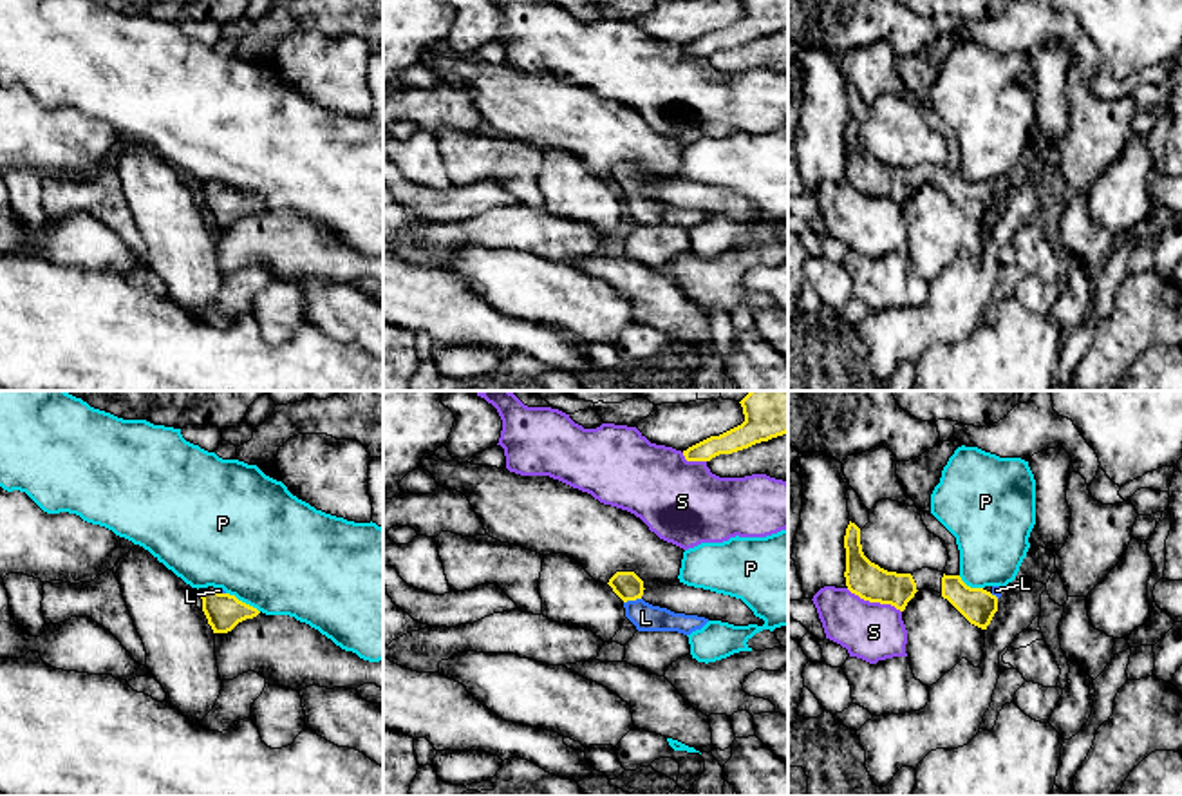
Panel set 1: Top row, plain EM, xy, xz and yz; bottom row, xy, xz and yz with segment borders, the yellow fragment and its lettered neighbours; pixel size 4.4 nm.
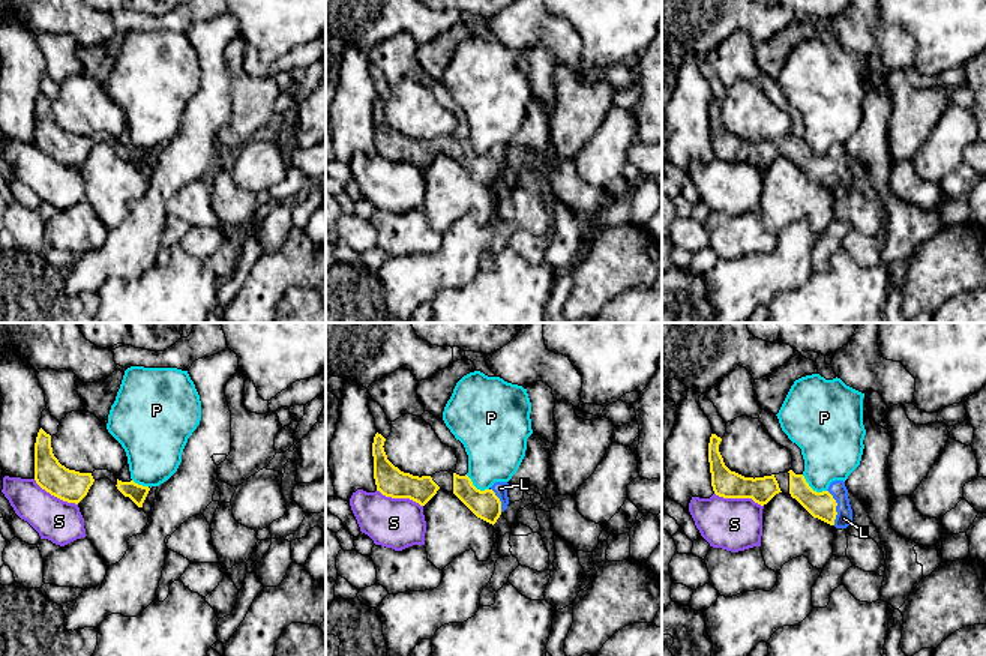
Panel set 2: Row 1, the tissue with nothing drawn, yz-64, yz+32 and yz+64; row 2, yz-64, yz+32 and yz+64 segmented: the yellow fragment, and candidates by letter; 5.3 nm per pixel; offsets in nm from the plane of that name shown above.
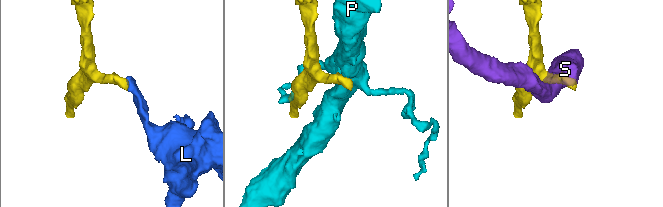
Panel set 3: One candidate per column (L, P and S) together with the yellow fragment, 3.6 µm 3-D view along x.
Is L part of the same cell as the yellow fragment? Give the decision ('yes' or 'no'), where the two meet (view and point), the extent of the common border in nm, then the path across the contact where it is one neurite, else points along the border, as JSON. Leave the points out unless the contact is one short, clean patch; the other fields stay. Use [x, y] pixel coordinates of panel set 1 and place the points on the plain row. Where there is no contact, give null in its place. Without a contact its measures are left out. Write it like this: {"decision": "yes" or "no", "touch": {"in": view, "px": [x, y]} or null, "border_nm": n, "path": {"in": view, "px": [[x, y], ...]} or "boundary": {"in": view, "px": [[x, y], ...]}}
{"decision": "yes", "touch": {"in": "xz", "px": [631, 194]}, "border_nm": 80, "path": {"in": "xz", "px": [[626, 180], [631, 194], [646, 212]]}}

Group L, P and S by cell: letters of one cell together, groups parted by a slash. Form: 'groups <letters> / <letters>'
groups L / P / S

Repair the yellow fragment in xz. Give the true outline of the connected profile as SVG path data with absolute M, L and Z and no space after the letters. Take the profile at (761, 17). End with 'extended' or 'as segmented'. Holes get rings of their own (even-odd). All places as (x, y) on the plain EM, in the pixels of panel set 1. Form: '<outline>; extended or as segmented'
M741 0L745 16L719 31L710 31L687 45L687 56L710 56L788 27L788 0Z; as segmented

